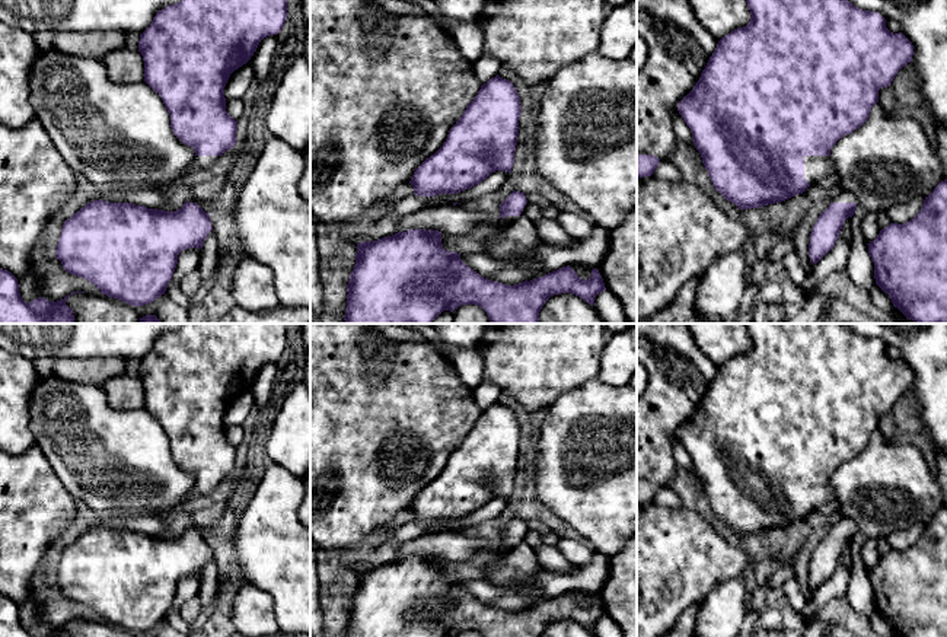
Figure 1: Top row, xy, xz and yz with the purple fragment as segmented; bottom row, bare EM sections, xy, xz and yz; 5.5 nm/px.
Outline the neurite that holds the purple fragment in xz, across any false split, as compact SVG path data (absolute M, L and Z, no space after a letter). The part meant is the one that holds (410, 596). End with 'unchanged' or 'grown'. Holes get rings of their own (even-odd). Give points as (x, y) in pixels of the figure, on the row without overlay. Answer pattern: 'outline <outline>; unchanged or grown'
outline M411 555L360 568L354 583L345 637L455 637L462 631L478 631L484 637L541 637L554 621L573 620L593 633L594 624L606 617L597 595L583 606L570 592L514 612L484 605L460 586L460 580L441 573L439 557Z; unchanged

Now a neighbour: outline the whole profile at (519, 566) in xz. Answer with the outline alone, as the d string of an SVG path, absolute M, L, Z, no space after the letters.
M519 542L503 555L491 558L484 579L497 586L514 586L524 590L539 571L541 564L533 548L526 542Z

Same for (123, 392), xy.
M114 376L102 388L112 408L135 410L144 407L144 388L138 376Z

